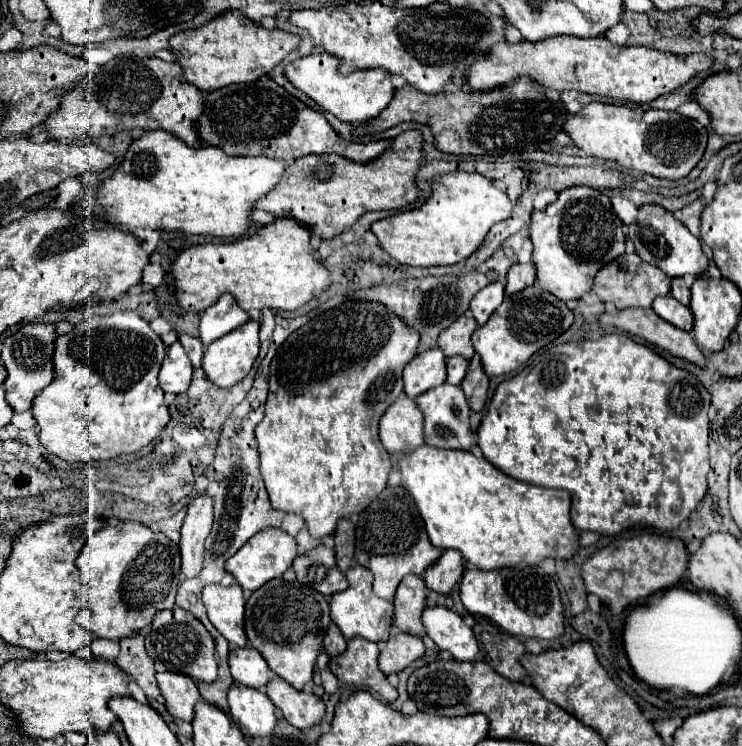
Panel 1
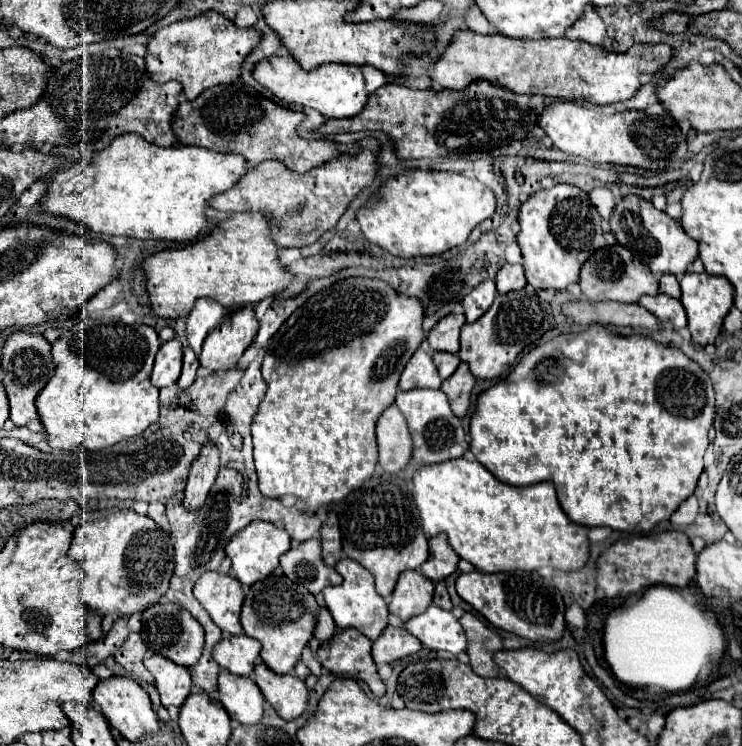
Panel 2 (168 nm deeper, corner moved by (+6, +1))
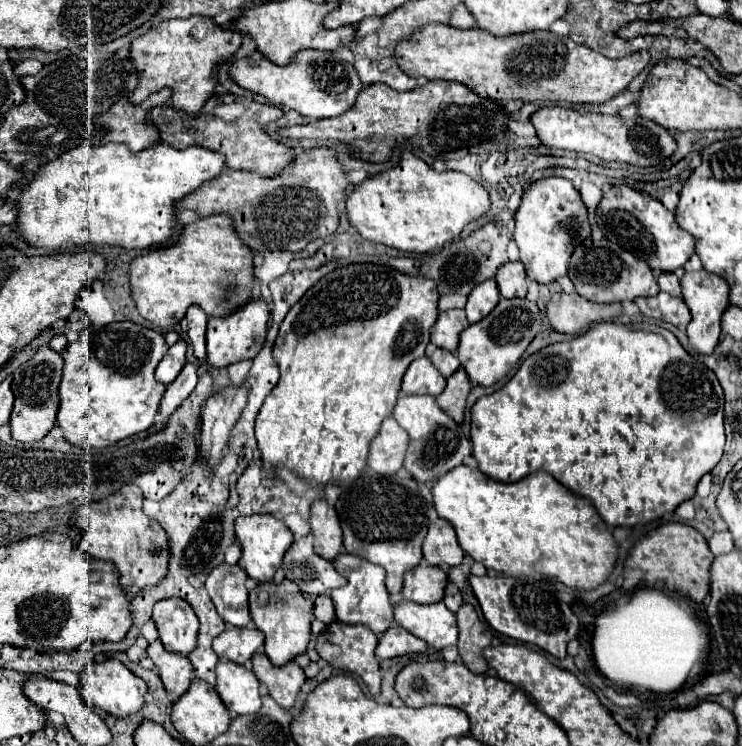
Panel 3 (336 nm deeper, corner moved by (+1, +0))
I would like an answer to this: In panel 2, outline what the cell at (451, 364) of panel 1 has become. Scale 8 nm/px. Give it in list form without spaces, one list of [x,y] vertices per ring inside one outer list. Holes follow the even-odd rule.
[[[435,352],[433,354],[433,362],[435,362],[435,366],[437,366],[437,370],[439,370],[439,376],[443,378],[443,380],[447,380],[455,370],[457,370],[457,366],[459,366],[459,356],[457,354],[449,354],[449,352]]]

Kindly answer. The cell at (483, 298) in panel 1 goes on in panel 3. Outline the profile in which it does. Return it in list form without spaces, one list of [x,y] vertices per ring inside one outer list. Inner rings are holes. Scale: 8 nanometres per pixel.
[[[488,279],[484,283],[480,283],[478,287],[474,287],[474,291],[468,295],[468,303],[464,307],[468,321],[476,323],[480,319],[484,319],[500,301],[500,291],[496,287],[494,279]]]

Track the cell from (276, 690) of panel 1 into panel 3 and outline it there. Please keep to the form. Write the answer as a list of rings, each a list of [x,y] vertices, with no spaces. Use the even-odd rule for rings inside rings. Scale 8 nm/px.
[[[258,649],[252,655],[252,671],[262,683],[266,683],[272,699],[280,707],[286,707],[286,709],[294,705],[294,699],[296,699],[302,683],[306,681],[304,671],[294,661],[288,661],[288,663],[276,667],[270,663],[270,659],[266,657],[266,653],[262,649]]]

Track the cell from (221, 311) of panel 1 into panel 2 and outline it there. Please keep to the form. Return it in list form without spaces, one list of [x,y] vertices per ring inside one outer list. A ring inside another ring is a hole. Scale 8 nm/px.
[[[201,298],[191,314],[187,316],[187,338],[195,354],[201,352],[203,340],[211,330],[215,330],[219,324],[223,324],[229,318],[229,312],[211,298]]]

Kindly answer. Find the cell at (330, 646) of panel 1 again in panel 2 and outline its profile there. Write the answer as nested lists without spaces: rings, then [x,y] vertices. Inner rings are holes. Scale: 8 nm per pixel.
[[[321,608],[321,614],[317,616],[317,626],[315,626],[315,638],[319,642],[329,642],[335,636],[335,622],[329,614],[329,610]]]

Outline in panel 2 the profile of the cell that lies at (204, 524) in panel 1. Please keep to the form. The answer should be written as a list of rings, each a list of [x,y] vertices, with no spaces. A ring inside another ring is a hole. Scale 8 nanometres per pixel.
[[[207,442],[201,448],[199,458],[191,464],[191,470],[189,470],[185,500],[183,500],[183,504],[189,512],[195,512],[205,504],[207,494],[209,494],[213,482],[215,482],[217,470],[219,470],[217,448],[213,446],[213,442]]]

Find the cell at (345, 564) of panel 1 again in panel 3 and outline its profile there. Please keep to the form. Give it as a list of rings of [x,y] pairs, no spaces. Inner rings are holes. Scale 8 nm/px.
[[[316,499],[310,505],[310,525],[314,535],[314,551],[332,561],[342,551],[342,529],[334,507],[326,503],[326,499]]]

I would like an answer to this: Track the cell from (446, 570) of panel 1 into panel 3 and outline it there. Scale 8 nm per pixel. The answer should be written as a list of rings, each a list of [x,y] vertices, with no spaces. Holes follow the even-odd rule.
[[[438,519],[430,523],[428,535],[422,543],[422,553],[428,565],[438,565],[444,569],[460,565],[464,557],[464,551],[458,545],[454,527],[446,519]]]

